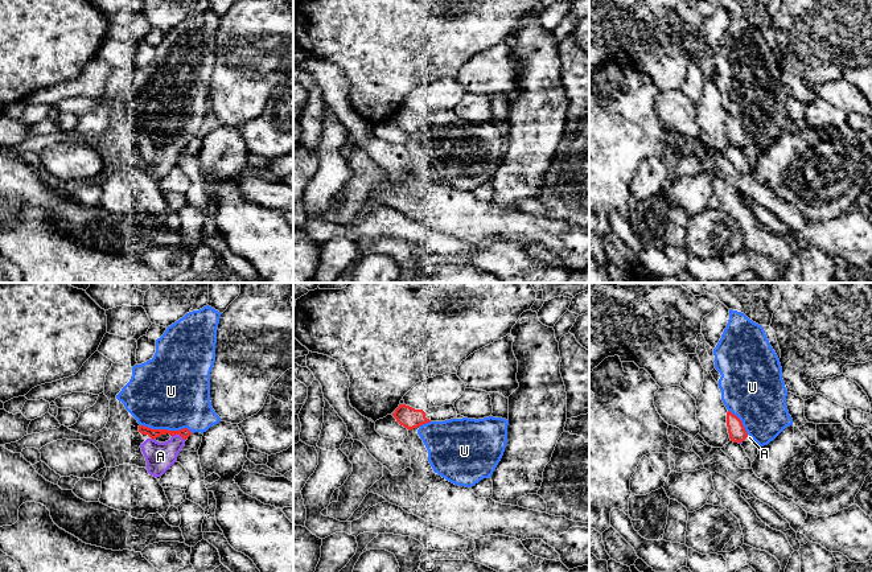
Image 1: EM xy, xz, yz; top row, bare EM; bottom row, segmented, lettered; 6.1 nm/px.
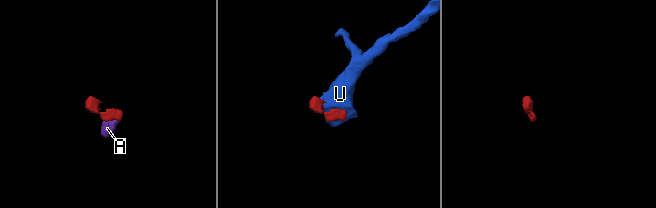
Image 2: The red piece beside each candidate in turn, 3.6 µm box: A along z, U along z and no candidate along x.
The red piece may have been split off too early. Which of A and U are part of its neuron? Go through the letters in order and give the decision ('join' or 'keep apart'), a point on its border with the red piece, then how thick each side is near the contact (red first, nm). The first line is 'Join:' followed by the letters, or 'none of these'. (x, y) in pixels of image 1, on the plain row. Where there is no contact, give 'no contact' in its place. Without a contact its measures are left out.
Join: A, U
A: join; meets red in xy at (179, 138); 60 nm thick on the red side, 180 nm on the other
U: join; meets red in xy at (167, 134); 60 nm thick on the red side, 460 nm on the other

